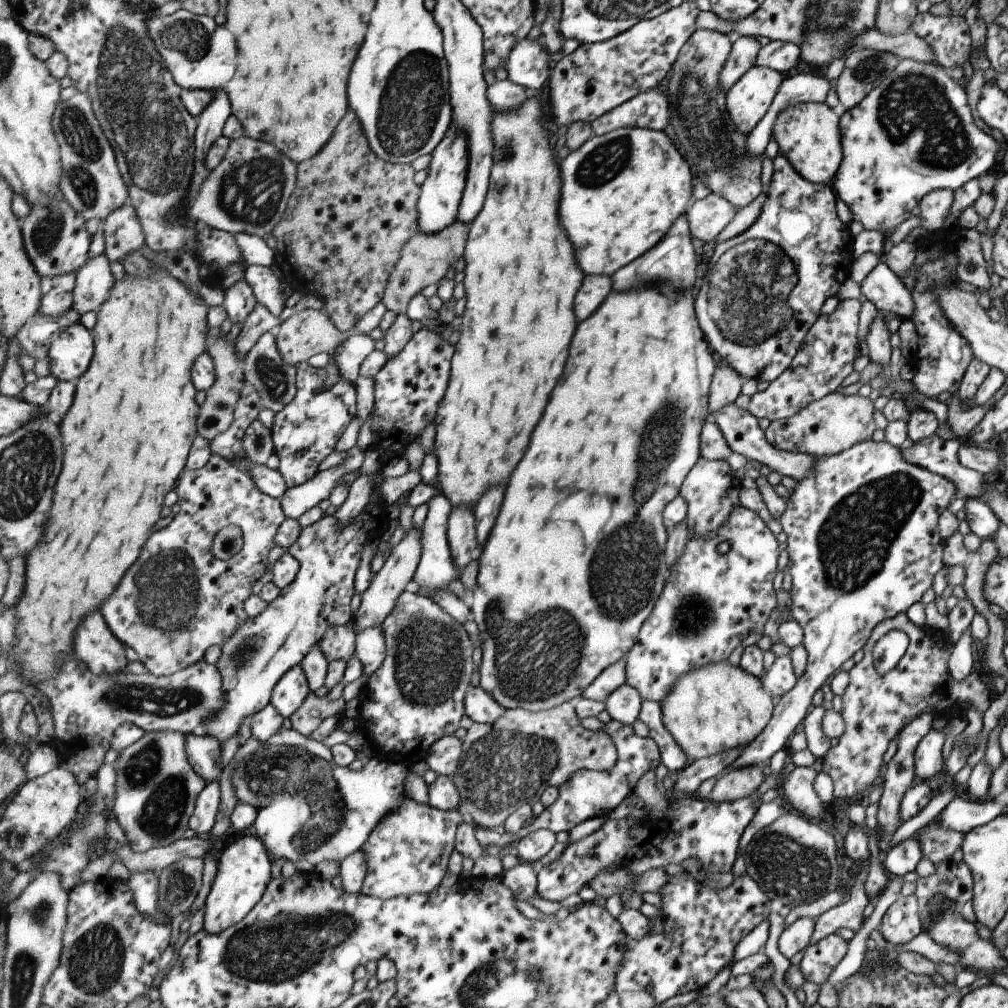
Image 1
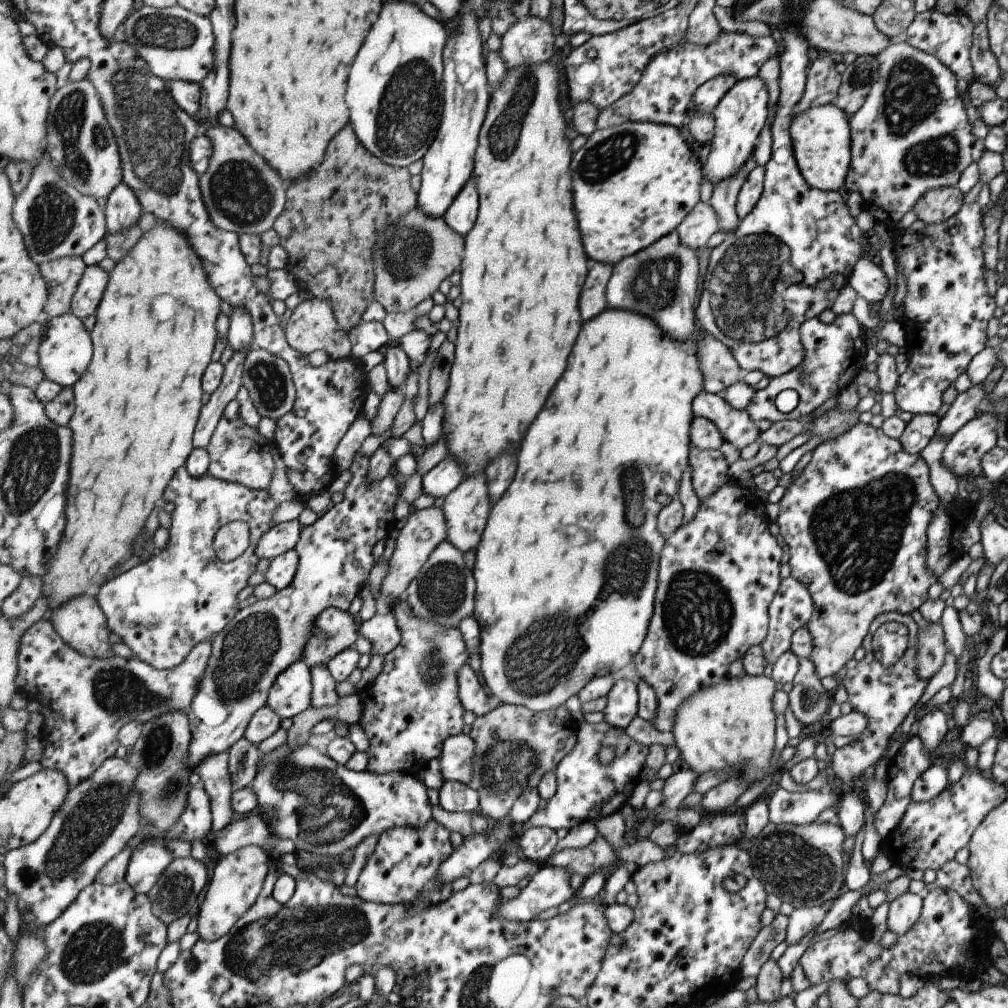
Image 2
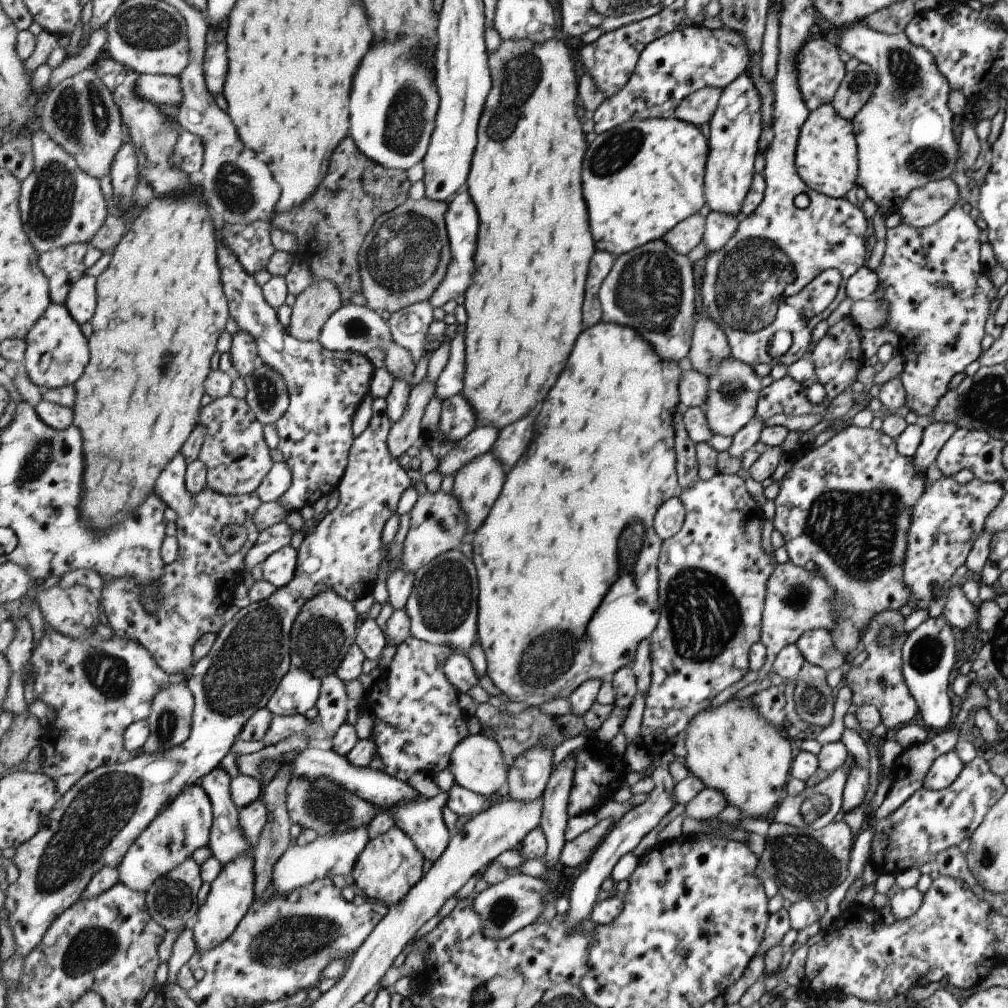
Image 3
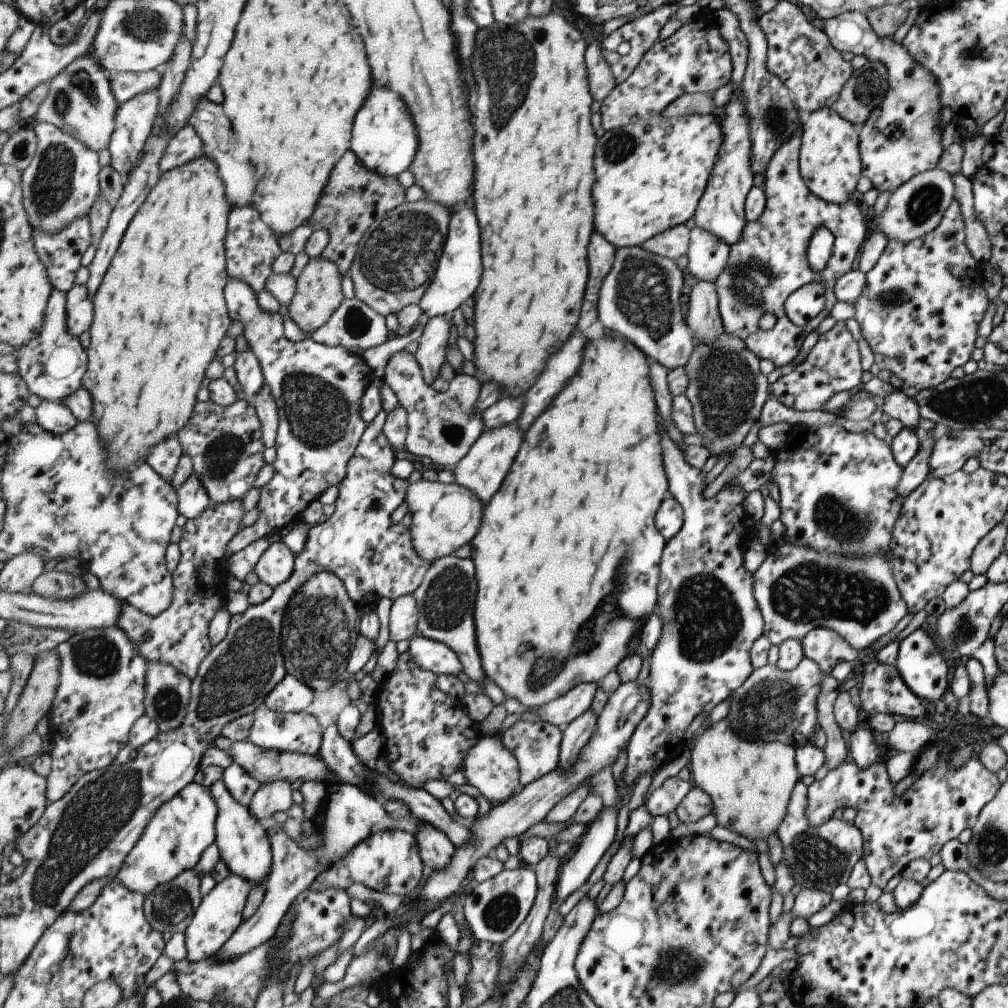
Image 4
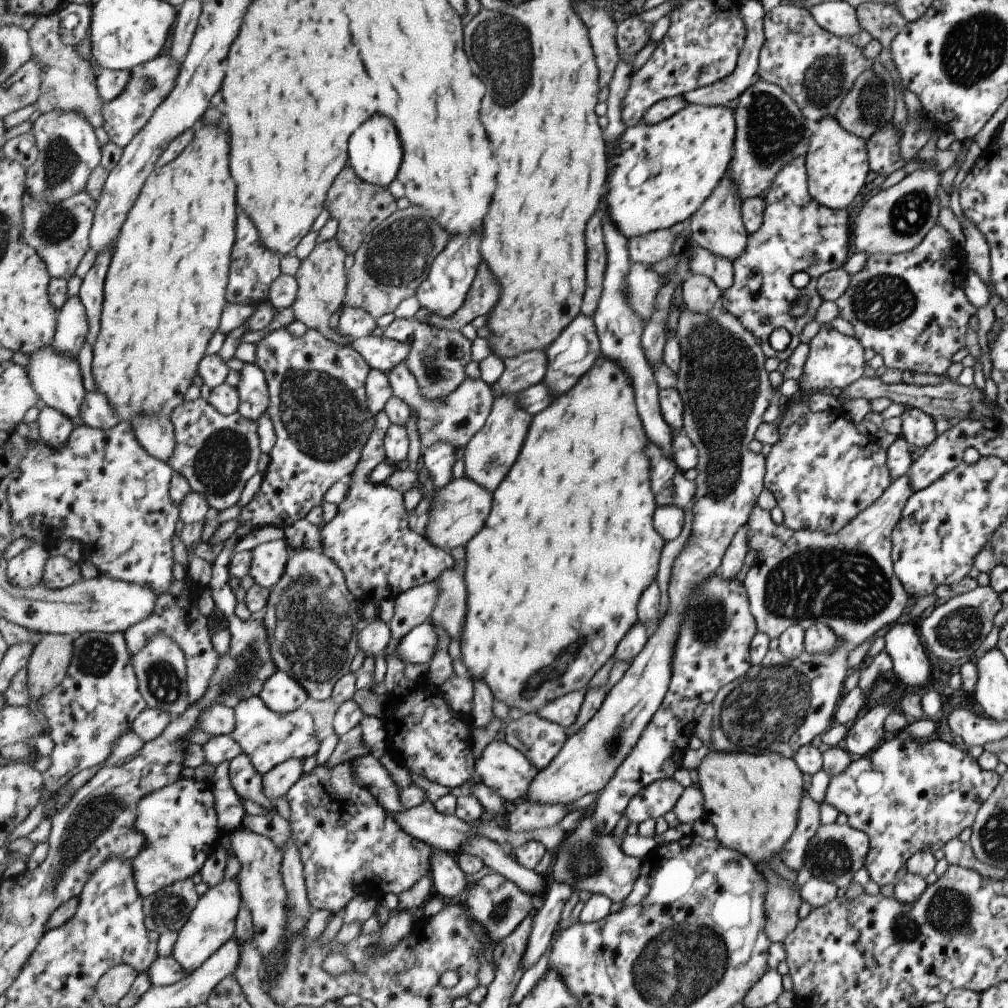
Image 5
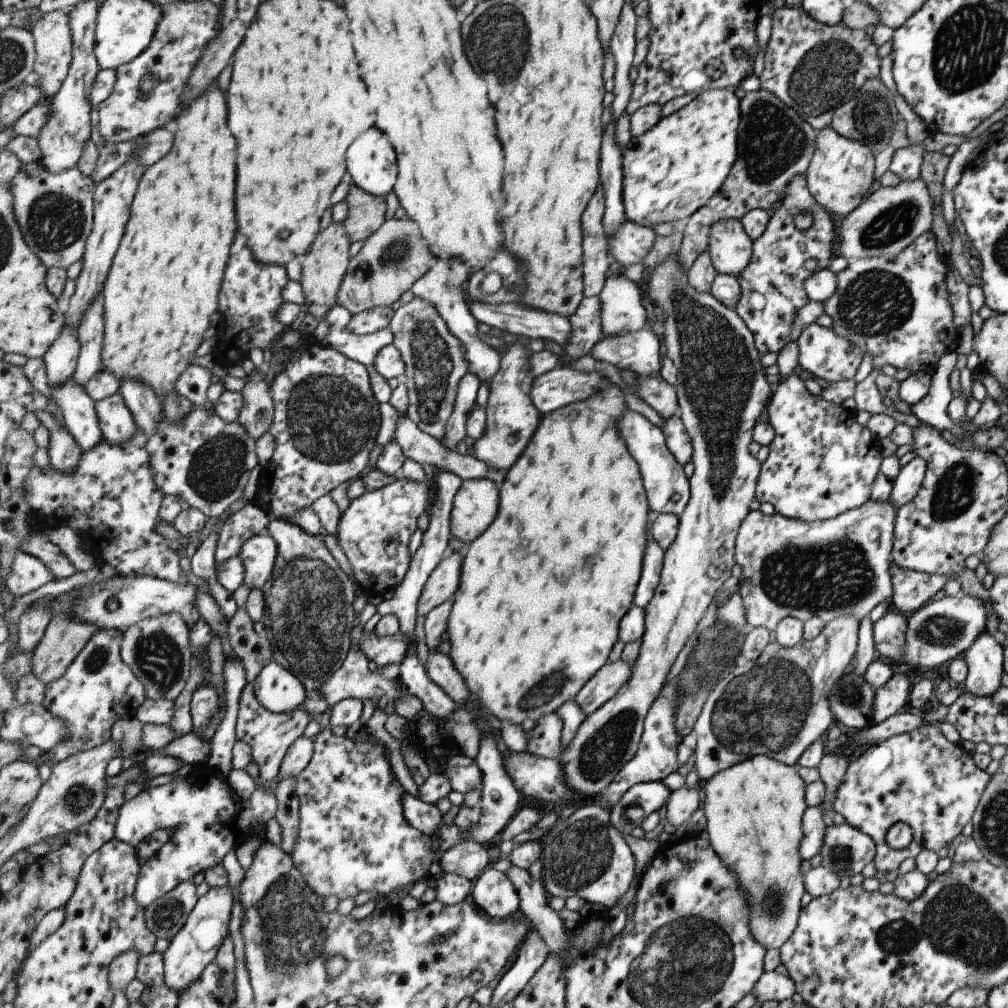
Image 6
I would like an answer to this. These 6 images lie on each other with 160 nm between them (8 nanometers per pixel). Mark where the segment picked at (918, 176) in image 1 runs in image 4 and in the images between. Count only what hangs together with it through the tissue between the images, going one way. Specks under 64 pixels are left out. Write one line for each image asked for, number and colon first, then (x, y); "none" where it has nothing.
2: (911, 134)
3: (904, 138)
4: (899, 139)

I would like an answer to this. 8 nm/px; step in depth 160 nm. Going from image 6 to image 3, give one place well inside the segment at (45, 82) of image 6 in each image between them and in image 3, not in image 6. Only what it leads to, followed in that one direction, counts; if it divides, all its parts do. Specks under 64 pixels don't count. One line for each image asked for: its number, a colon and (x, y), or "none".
3: (81, 114)
4: (81, 101)
5: (68, 85)

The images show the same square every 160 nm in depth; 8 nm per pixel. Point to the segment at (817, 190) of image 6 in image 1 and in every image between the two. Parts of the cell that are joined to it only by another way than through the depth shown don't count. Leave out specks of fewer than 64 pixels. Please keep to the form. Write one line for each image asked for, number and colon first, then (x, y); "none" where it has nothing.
1: (808, 134)
2: (820, 136)
3: (825, 159)
4: (828, 160)
5: (835, 162)

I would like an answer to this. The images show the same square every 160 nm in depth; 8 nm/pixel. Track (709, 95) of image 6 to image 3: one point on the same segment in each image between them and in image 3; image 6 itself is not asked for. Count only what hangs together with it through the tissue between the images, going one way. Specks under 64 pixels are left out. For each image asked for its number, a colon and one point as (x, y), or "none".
3: (643, 178)
4: (651, 175)
5: (661, 174)

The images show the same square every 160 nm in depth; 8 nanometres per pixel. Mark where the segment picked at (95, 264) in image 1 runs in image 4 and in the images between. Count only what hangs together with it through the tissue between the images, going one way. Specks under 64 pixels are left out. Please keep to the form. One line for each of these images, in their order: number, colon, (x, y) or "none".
2: (93, 286)
3: (82, 302)
4: (80, 303)

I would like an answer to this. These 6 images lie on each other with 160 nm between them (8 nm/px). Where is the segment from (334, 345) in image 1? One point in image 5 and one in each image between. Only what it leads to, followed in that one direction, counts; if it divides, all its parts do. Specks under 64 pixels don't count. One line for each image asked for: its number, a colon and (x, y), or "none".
2: (312, 325)
3: (312, 309)
4: (319, 293)
5: (323, 281)

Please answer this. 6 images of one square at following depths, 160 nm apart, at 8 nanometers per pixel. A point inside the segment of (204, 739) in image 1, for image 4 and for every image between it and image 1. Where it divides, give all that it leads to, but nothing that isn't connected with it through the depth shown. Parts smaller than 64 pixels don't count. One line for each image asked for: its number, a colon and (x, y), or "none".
2: (213, 773)
3: (228, 843)
4: (246, 848)

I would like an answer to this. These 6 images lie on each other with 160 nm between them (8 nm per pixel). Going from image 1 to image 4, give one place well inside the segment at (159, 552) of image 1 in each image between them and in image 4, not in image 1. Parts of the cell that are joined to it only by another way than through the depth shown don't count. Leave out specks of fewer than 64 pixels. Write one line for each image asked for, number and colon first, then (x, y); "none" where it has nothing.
2: (162, 608)
3: (198, 586)
4: (180, 636)

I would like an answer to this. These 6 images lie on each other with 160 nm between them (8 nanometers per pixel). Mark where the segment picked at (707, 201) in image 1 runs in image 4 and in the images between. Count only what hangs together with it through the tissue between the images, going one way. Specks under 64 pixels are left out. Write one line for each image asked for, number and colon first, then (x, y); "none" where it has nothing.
2: (702, 223)
3: (689, 234)
4: (673, 243)

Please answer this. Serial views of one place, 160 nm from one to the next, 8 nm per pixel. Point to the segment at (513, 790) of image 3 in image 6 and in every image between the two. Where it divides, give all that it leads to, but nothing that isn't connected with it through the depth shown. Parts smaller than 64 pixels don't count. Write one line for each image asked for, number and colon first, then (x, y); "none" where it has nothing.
4: (537, 745)
5: (540, 740)
6: (545, 739)

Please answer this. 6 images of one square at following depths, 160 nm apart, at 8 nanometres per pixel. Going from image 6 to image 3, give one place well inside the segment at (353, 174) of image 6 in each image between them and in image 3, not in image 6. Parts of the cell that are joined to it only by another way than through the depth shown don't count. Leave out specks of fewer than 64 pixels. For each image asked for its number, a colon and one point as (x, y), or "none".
3: (395, 100)
4: (385, 138)
5: (376, 153)

